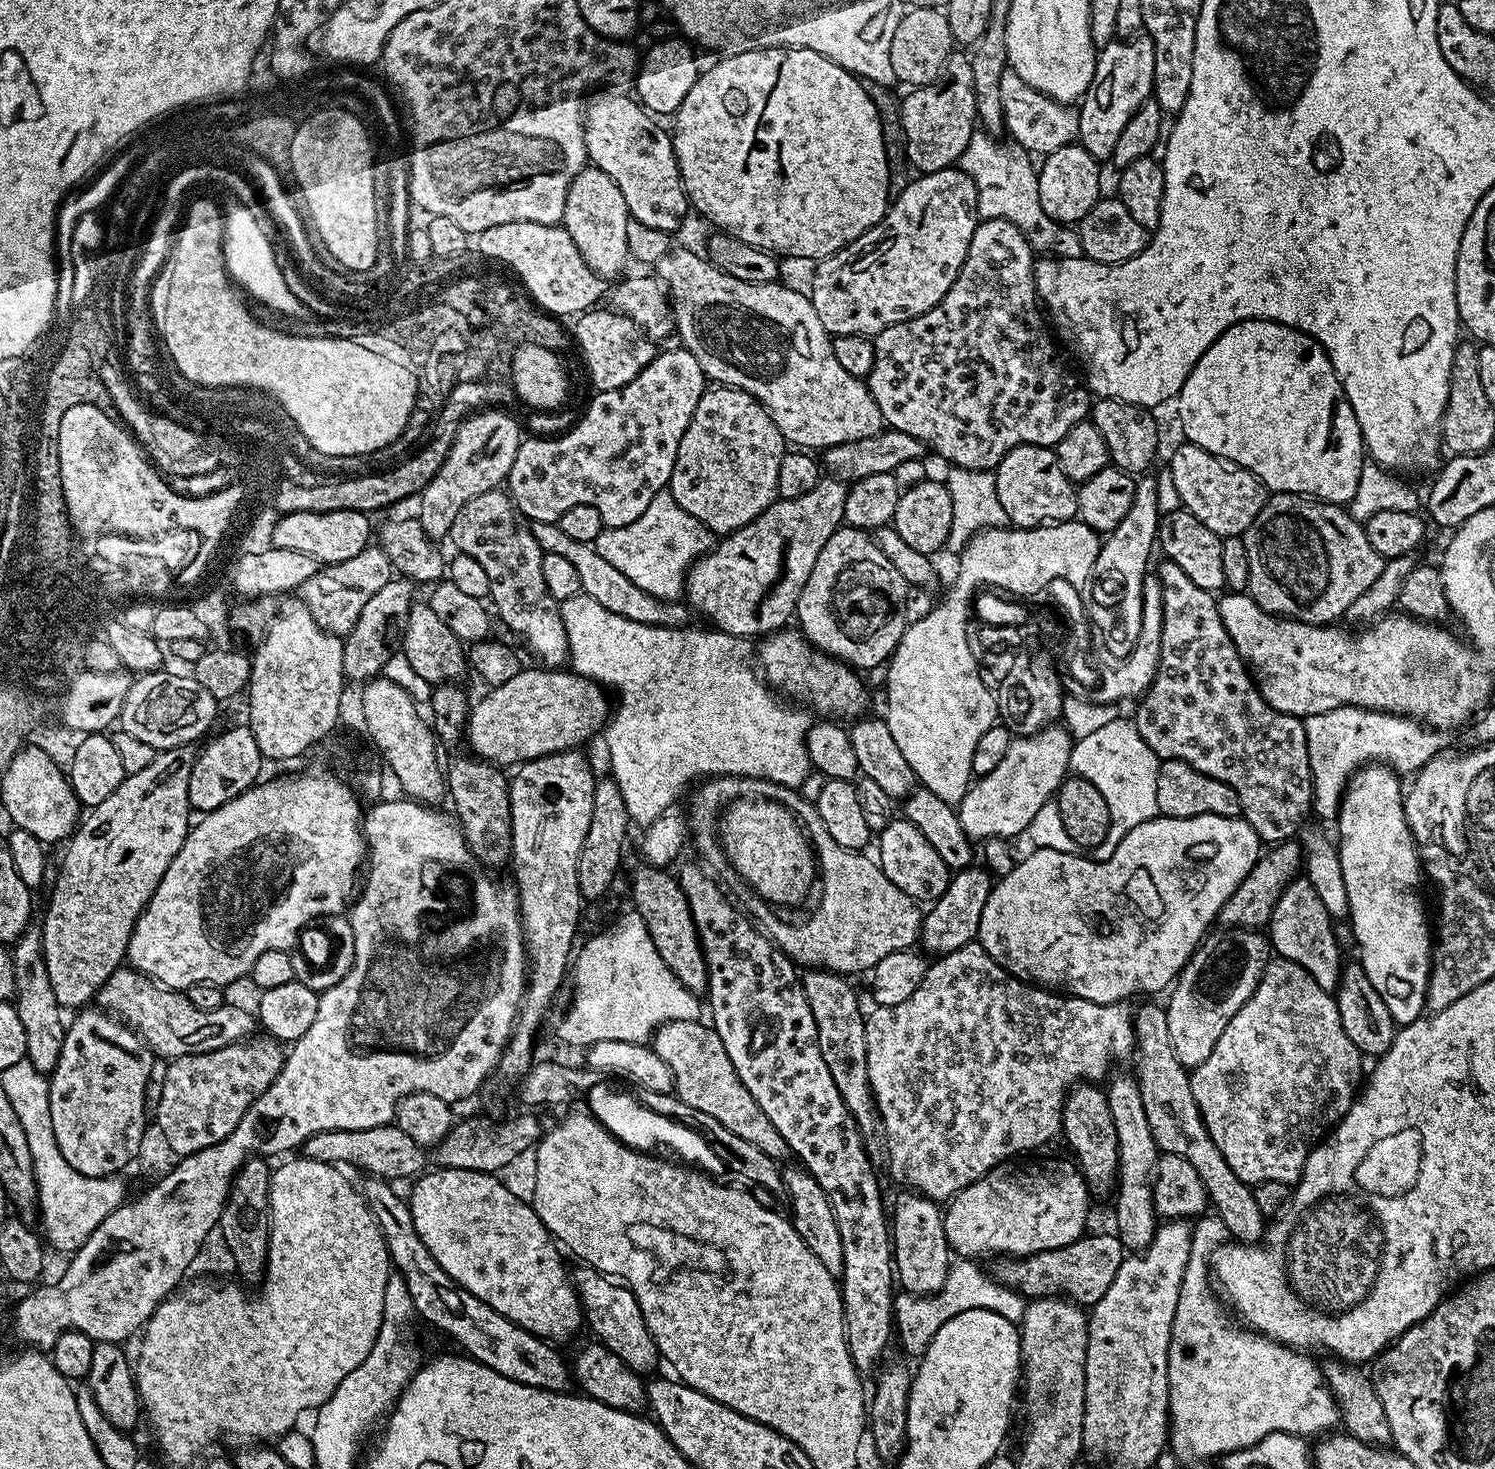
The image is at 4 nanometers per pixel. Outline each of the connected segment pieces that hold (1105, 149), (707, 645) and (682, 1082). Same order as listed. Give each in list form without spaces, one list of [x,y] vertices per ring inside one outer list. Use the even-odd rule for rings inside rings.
[[[1140,34],[1137,40],[1113,39],[1111,44],[1105,44],[1099,49],[1096,57],[1096,69],[1092,85],[1084,93],[1078,104],[1080,113],[1080,134],[1078,143],[1088,151],[1098,162],[1111,161],[1114,154],[1114,145],[1118,143],[1118,134],[1126,127],[1126,122],[1152,95],[1152,83],[1154,82],[1154,46],[1152,39],[1147,34]]]
[[[583,594],[571,596],[559,601],[562,626],[566,630],[568,643],[568,660],[571,671],[577,676],[585,676],[587,680],[595,680],[605,689],[613,690],[620,695],[620,705],[615,705],[610,719],[603,729],[604,744],[608,747],[608,760],[612,763],[611,779],[615,780],[618,790],[622,790],[622,802],[626,802],[629,821],[633,825],[647,826],[652,824],[659,816],[673,807],[672,804],[680,796],[684,787],[687,789],[693,782],[711,776],[749,776],[750,778],[766,779],[770,782],[781,783],[787,788],[799,789],[806,782],[806,778],[813,771],[810,754],[806,750],[806,734],[812,727],[814,720],[800,708],[791,708],[779,700],[781,697],[762,679],[761,673],[748,665],[748,655],[753,655],[754,644],[751,639],[742,636],[731,636],[725,632],[717,632],[704,628],[663,628],[662,626],[646,626],[642,622],[630,622],[630,618],[622,618],[622,614],[614,614],[606,610],[606,606],[594,602],[594,598]]]
[[[700,1020],[670,1021],[655,1030],[650,1047],[672,1072],[674,1092],[682,1102],[716,1118],[731,1134],[758,1146],[763,1154],[777,1162],[789,1155],[786,1138],[774,1130],[774,1122],[762,1114],[762,1106],[754,1102],[754,1094],[742,1086],[715,1028]]]

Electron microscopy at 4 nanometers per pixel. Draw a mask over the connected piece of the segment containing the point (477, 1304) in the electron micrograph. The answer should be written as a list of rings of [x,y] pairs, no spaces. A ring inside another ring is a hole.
[[[379,1178],[365,1181],[362,1195],[384,1235],[391,1267],[405,1278],[415,1315],[433,1324],[438,1331],[445,1332],[460,1347],[457,1349],[463,1350],[482,1366],[490,1366],[494,1374],[502,1374],[502,1378],[510,1378],[510,1382],[522,1382],[522,1386],[545,1388],[547,1392],[568,1392],[574,1384],[573,1369],[556,1349],[559,1347],[502,1318],[502,1314],[486,1306],[482,1298],[474,1298],[470,1290],[458,1286],[458,1282],[454,1282],[454,1278],[450,1278],[450,1274],[446,1274],[446,1270],[434,1262],[434,1254],[430,1254],[422,1238],[418,1238],[407,1199],[403,1195],[400,1197],[389,1181]]]

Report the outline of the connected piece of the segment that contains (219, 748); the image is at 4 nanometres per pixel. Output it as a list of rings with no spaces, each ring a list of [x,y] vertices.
[[[241,726],[218,733],[204,749],[201,747],[197,751],[190,770],[189,805],[195,811],[197,808],[197,813],[200,814],[218,810],[218,806],[238,798],[261,779],[260,764],[262,765],[262,757],[251,728]]]

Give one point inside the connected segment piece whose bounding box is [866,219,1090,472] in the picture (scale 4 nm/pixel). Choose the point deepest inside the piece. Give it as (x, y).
(978, 375)

